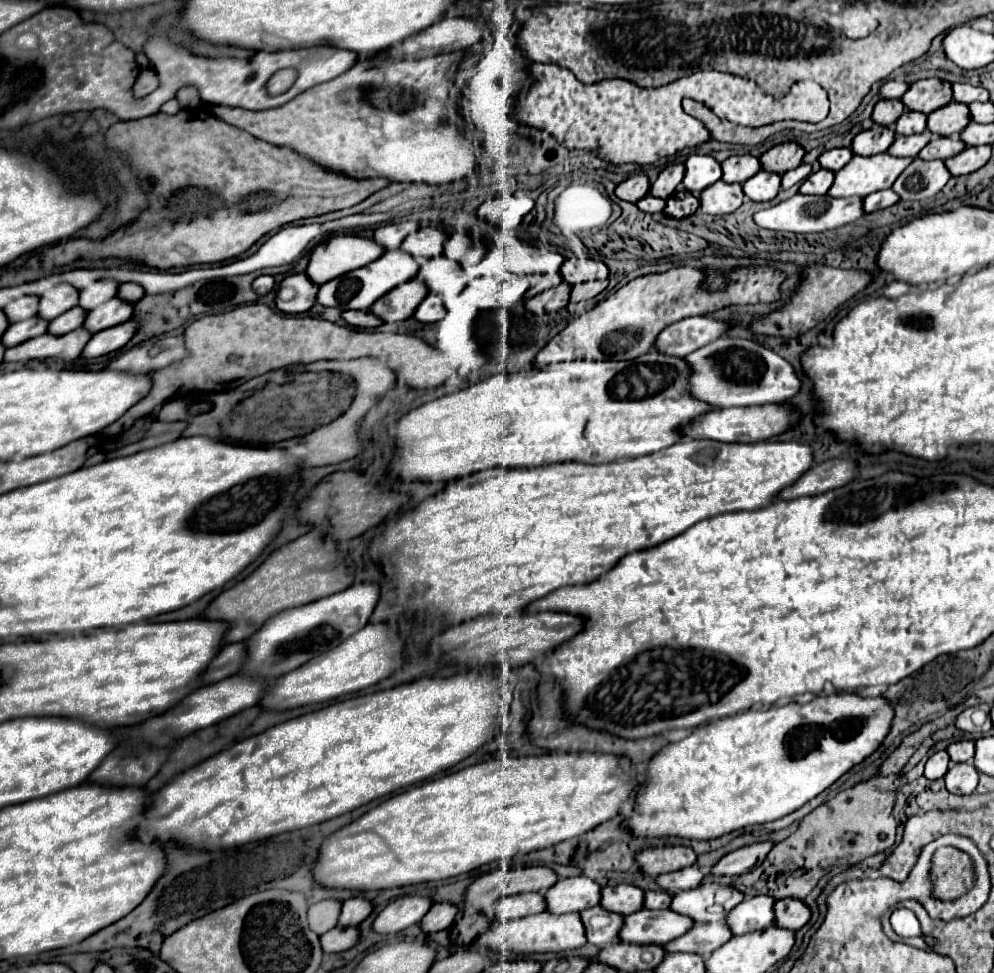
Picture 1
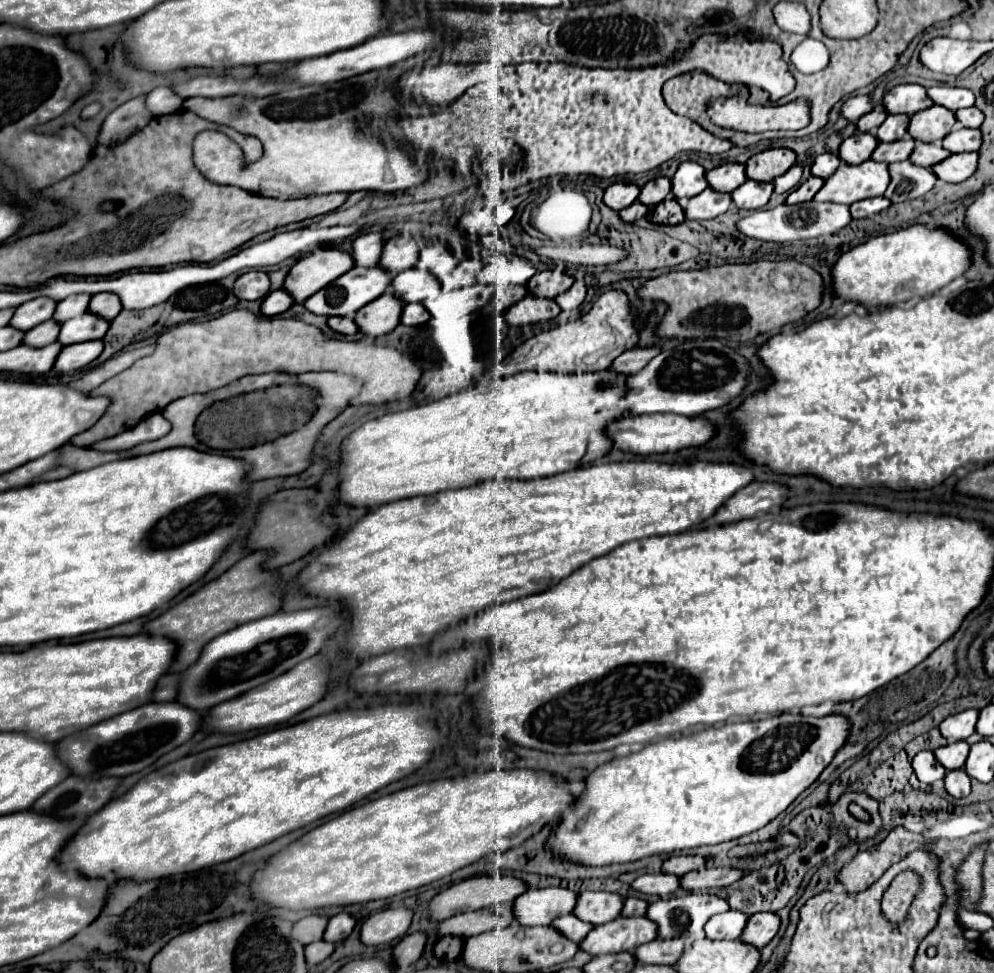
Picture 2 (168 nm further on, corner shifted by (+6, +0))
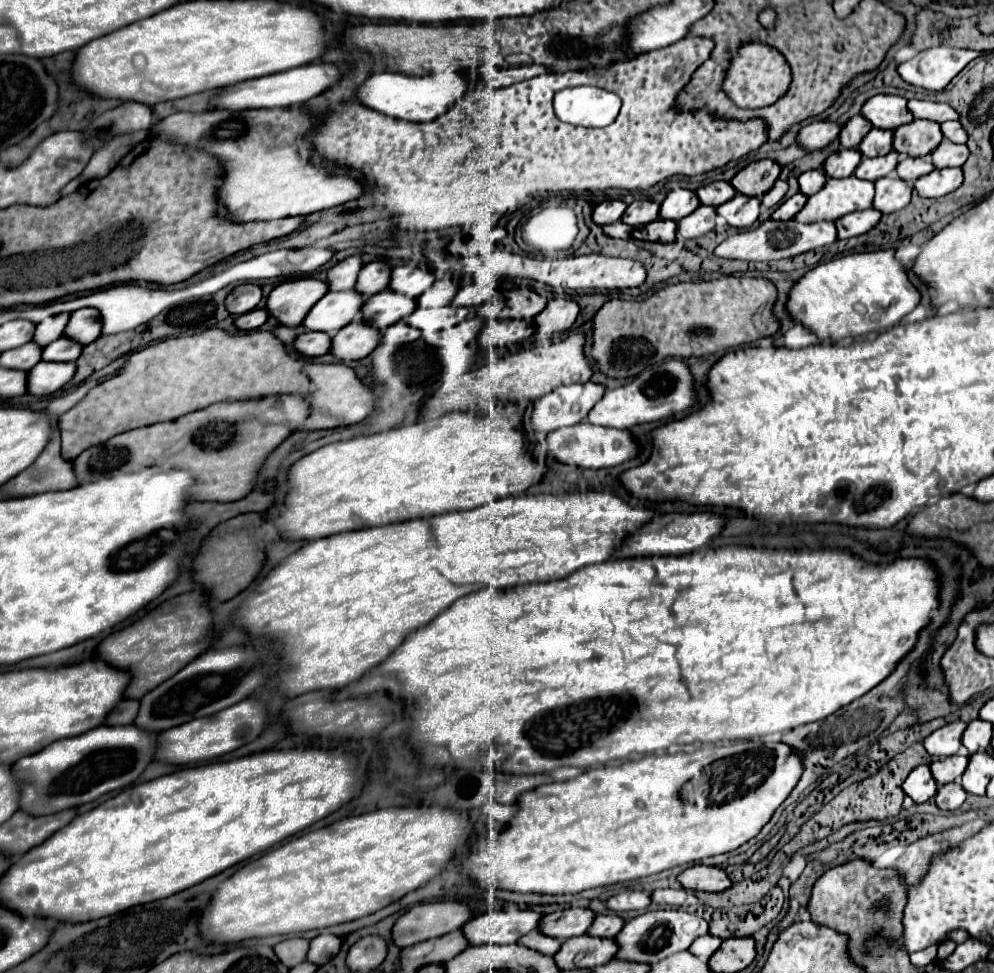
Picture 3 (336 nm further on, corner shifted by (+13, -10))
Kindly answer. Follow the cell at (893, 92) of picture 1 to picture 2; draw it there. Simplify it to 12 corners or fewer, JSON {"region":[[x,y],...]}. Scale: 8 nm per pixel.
{"region":[[867,95],[851,97],[841,107],[841,117],[855,123],[871,109]]}

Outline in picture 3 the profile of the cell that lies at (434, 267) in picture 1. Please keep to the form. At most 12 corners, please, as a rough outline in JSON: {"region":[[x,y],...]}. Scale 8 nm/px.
{"region":[[392,289],[372,295],[362,317],[386,329],[416,309],[416,299]]}

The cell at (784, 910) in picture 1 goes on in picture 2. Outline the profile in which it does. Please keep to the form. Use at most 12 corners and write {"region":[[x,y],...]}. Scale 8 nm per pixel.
{"region":[[755,913],[739,935],[763,949],[779,931],[775,913]]}

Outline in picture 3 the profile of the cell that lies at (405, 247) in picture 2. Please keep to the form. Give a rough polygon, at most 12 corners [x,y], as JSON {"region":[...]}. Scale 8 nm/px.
{"region":[[384,261],[362,267],[354,289],[368,297],[388,289],[390,269]]}

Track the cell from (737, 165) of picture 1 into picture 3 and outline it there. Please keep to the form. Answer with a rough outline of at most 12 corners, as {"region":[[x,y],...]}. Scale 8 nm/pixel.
{"region":[[728,181],[696,191],[700,203],[718,207],[736,195]]}

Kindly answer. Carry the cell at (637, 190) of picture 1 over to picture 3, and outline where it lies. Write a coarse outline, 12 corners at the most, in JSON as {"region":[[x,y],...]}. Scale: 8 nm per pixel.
{"region":[[606,199],[594,207],[596,225],[618,221],[624,201]]}

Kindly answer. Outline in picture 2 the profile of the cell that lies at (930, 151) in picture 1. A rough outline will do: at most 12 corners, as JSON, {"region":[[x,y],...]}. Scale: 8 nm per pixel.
{"region":[[915,143],[911,161],[933,167],[949,155],[935,143]]}

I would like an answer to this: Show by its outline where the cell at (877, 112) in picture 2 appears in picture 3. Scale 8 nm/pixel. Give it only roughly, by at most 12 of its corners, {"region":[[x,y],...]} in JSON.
{"region":[[856,115],[842,127],[838,139],[846,149],[858,149],[872,125]]}

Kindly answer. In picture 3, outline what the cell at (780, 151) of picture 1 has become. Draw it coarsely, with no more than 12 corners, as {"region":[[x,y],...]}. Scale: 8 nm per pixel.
{"region":[[762,159],[746,165],[730,183],[748,197],[762,197],[782,167]]}

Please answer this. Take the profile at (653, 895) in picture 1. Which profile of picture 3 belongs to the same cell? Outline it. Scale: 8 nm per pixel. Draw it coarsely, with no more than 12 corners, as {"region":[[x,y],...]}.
{"region":[[616,913],[598,915],[588,935],[616,937],[624,919]]}

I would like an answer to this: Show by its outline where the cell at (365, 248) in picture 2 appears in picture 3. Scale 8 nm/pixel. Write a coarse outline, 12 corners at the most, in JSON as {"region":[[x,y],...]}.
{"region":[[350,255],[328,271],[332,291],[354,289],[362,265]]}

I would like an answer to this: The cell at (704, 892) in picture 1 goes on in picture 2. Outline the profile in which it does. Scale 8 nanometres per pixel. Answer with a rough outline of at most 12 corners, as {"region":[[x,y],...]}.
{"region":[[685,893],[651,903],[657,939],[699,933],[729,911],[715,895]]}

